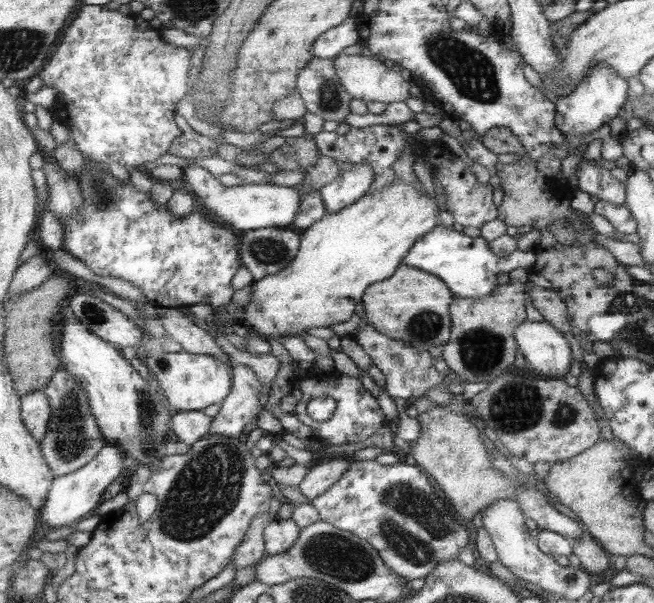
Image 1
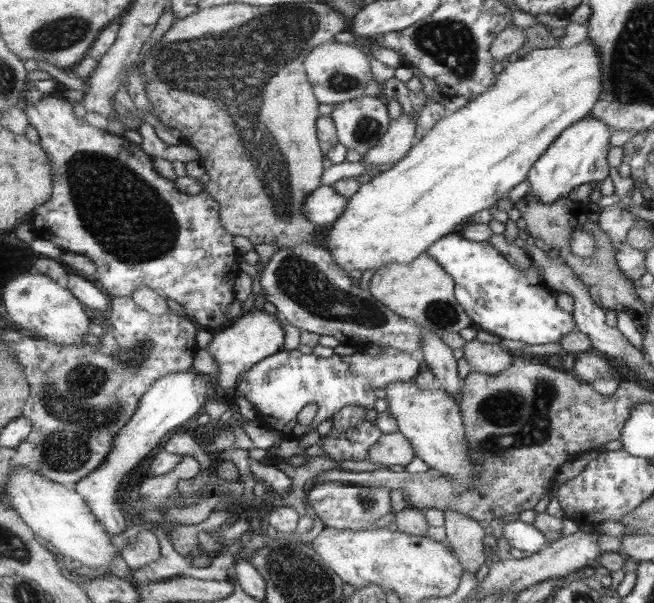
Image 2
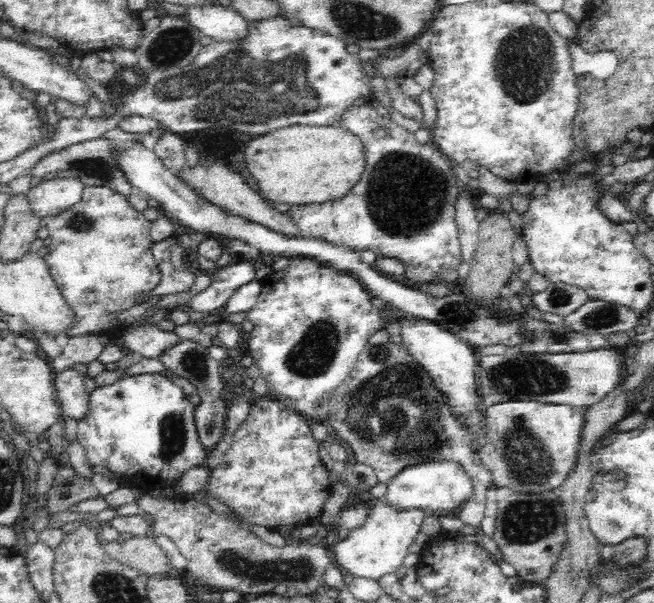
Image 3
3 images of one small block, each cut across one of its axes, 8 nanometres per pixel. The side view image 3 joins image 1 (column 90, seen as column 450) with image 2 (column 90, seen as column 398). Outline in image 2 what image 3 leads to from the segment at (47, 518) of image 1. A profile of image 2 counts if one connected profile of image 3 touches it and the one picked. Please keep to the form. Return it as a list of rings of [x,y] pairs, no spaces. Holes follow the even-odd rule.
[[[183,370],[177,374],[173,372],[173,374],[157,380],[157,384],[141,398],[141,406],[139,406],[137,414],[133,416],[133,422],[129,422],[129,426],[125,426],[121,430],[121,434],[117,436],[113,454],[109,454],[109,458],[105,460],[105,466],[101,466],[101,470],[95,470],[95,474],[91,474],[87,480],[83,480],[75,486],[75,490],[83,496],[83,500],[89,504],[89,508],[93,508],[93,514],[97,514],[97,518],[101,518],[101,522],[105,524],[105,528],[109,530],[111,536],[123,534],[127,530],[125,514],[123,514],[121,506],[117,506],[117,500],[115,500],[117,488],[121,486],[123,478],[127,474],[131,474],[141,462],[145,462],[147,456],[157,446],[163,444],[165,434],[179,428],[181,424],[195,418],[197,414],[201,414],[207,396],[217,398],[215,382],[211,380],[211,386],[209,386],[207,380],[199,378],[199,374],[193,374],[191,370]]]

